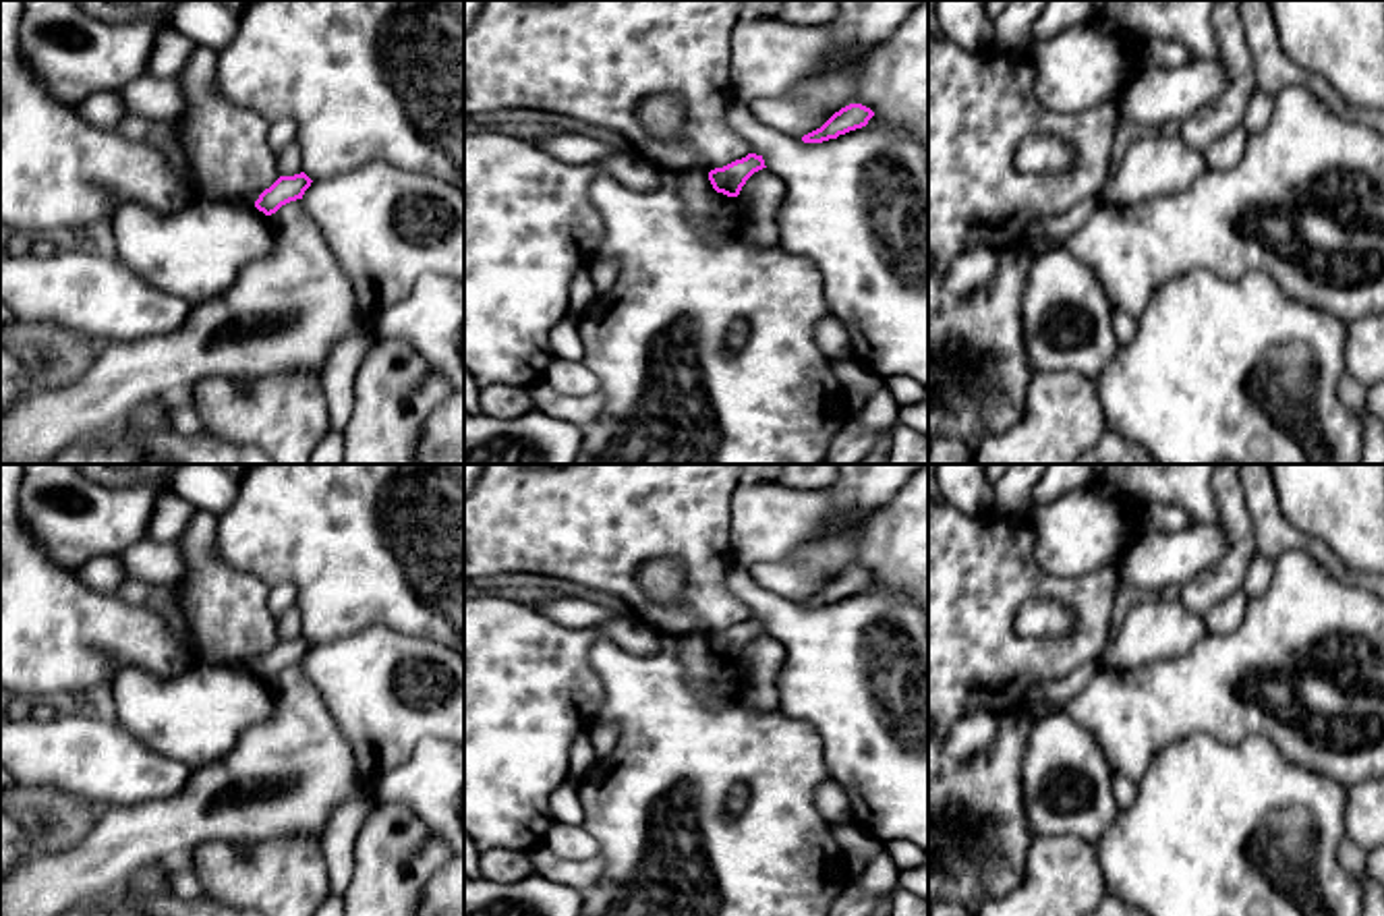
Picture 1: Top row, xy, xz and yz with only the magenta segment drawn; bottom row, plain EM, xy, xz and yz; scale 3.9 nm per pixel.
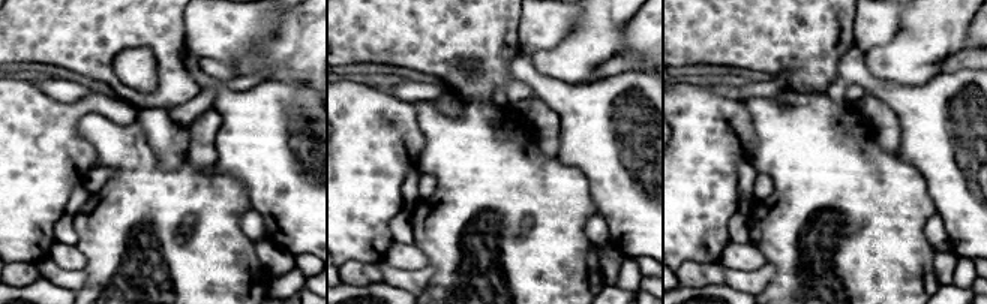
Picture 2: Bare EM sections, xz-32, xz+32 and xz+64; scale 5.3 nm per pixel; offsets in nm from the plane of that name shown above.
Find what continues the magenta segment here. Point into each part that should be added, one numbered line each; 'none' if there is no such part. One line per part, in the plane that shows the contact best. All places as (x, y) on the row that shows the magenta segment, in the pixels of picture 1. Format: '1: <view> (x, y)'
none

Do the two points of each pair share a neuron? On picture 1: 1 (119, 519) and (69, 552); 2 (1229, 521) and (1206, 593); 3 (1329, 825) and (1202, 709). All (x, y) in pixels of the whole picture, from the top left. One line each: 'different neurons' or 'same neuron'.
1: same neuron
2: same neuron
3: different neurons

